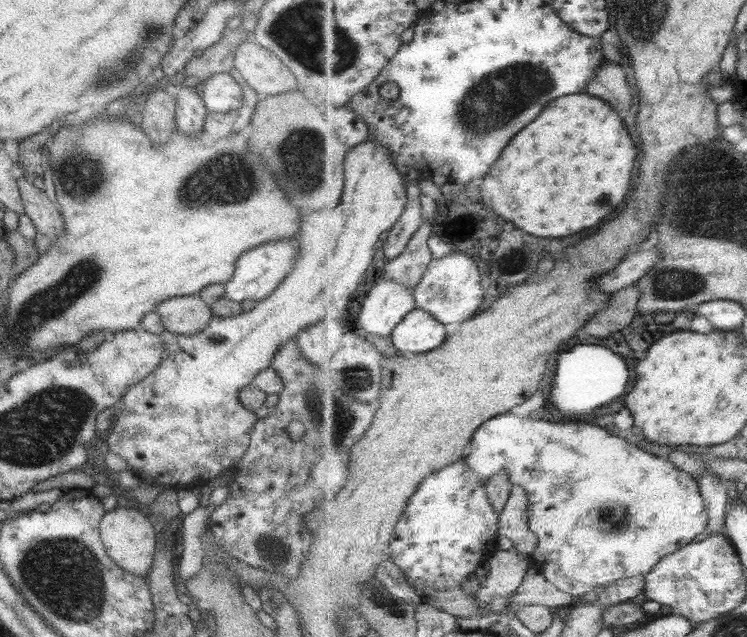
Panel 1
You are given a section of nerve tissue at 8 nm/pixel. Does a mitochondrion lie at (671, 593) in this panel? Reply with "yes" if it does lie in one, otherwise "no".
no

